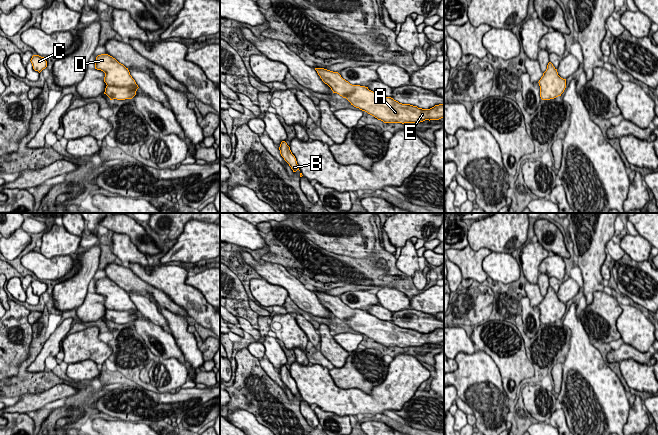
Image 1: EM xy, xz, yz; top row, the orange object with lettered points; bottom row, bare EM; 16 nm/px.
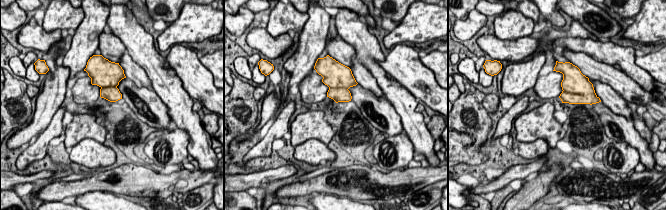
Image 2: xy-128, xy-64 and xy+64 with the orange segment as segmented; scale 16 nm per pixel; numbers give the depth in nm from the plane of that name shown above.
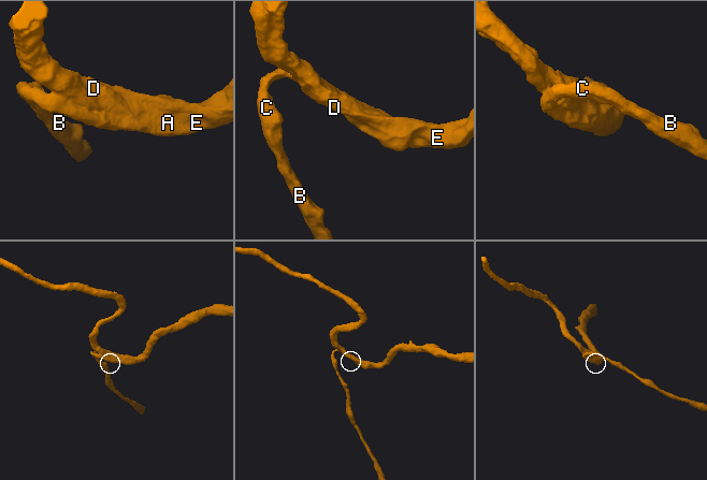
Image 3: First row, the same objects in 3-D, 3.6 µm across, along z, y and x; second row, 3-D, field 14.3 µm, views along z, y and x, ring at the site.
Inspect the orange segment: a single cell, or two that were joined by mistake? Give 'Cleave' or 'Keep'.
Keep

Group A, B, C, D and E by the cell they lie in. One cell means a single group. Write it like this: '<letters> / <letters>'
A B C D E

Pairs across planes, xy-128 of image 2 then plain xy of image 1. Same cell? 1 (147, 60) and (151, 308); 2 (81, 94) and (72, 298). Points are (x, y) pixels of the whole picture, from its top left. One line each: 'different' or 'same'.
1: different
2: different

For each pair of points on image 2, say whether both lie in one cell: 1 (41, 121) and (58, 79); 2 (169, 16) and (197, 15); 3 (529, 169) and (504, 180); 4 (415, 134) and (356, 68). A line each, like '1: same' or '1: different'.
1: same
2: different
3: same
4: different

